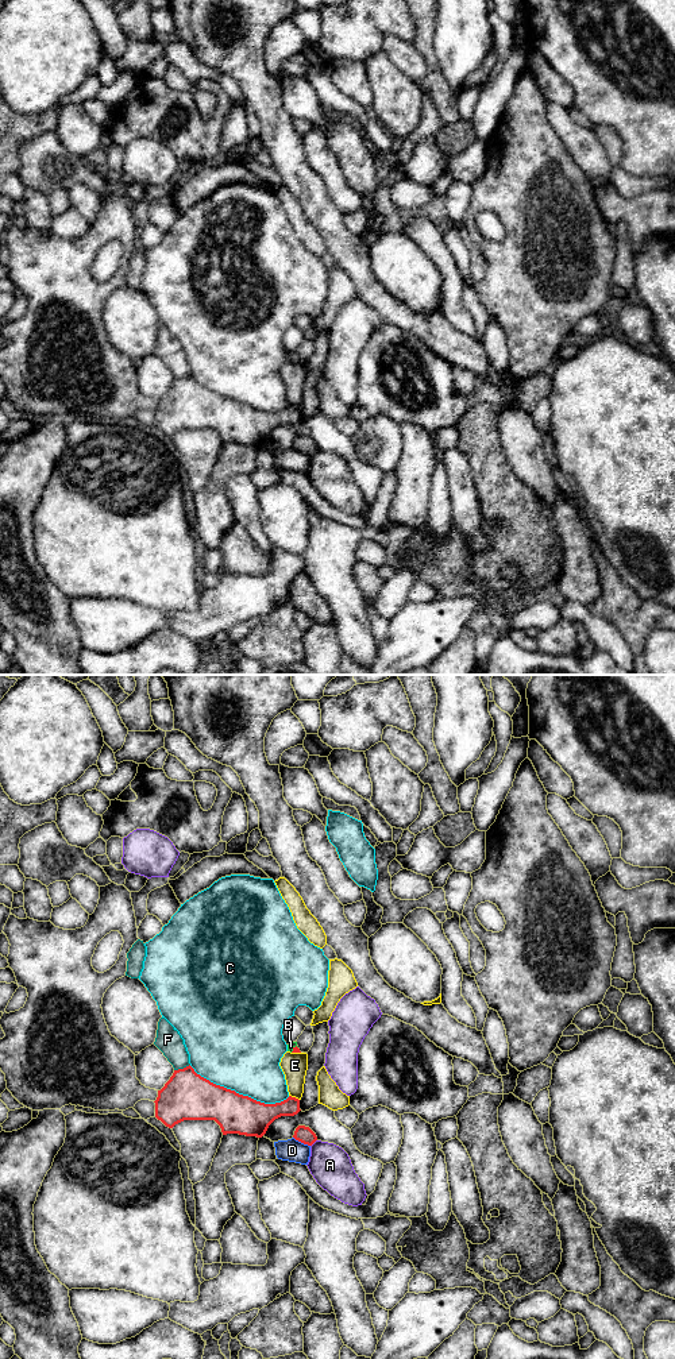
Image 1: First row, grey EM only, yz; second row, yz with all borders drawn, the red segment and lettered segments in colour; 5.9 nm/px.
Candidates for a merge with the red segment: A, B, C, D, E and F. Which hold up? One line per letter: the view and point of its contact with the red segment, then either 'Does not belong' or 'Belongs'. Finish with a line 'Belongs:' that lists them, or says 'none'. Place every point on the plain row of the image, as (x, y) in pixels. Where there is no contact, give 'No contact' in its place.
A: Touches red at yz (313, 451). Does not belong
B: Touches red at yz (293, 358). Belongs
C: Touches red at yz (238, 402). Does not belong
D: Touches red at yz (301, 451). Does not belong
E: Touches red at yz (294, 406). Does not belong
F: Touches red at yz (181, 378). Does not belong
Belongs: B

